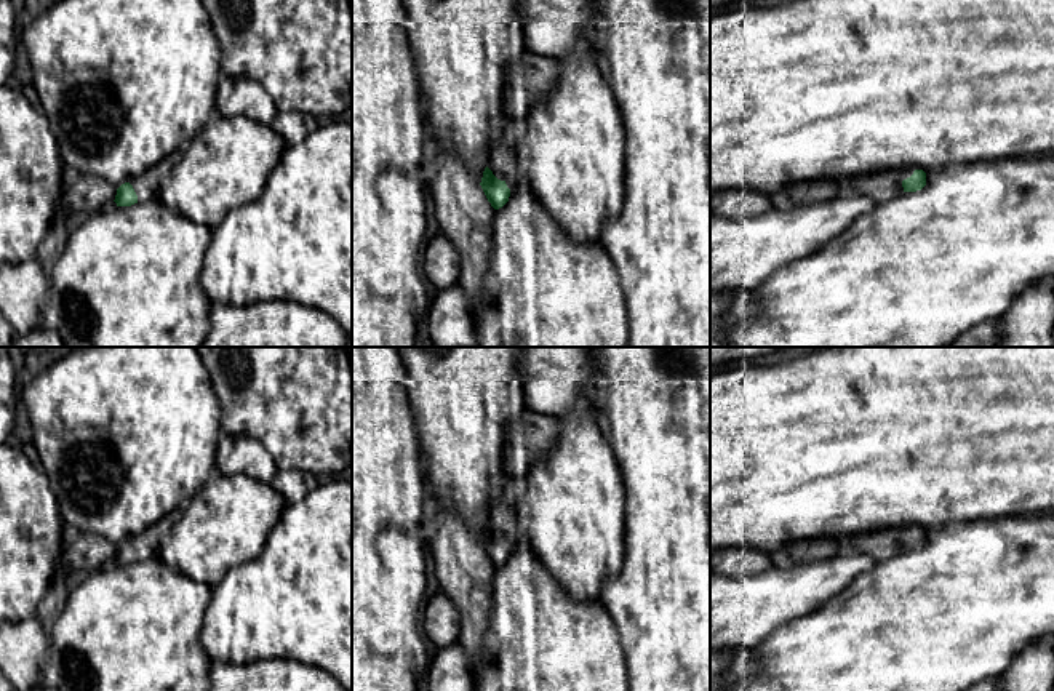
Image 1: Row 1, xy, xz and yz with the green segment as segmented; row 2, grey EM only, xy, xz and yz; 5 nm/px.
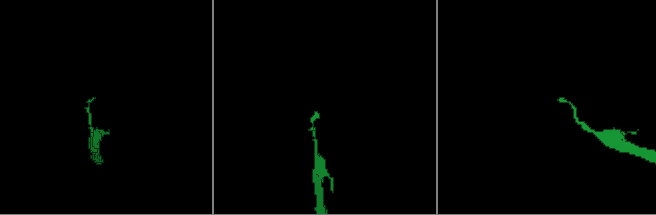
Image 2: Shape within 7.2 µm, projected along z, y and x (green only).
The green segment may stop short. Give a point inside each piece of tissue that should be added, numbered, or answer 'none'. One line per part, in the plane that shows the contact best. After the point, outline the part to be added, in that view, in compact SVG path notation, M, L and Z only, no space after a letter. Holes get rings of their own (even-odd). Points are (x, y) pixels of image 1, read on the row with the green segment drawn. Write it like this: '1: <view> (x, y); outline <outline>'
1: xz (503, 163); outline M520 114L505 120L505 130L501 134L499 144L489 155L488 168L493 174L504 181L510 192L529 189L528 178L520 171L515 162L515 150L525 134L525 120Z

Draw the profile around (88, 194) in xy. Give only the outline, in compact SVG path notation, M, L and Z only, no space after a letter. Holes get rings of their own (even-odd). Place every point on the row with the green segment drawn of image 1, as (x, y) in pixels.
M96 174L72 176L64 190L62 203L75 213L94 214L112 203L117 187Z

